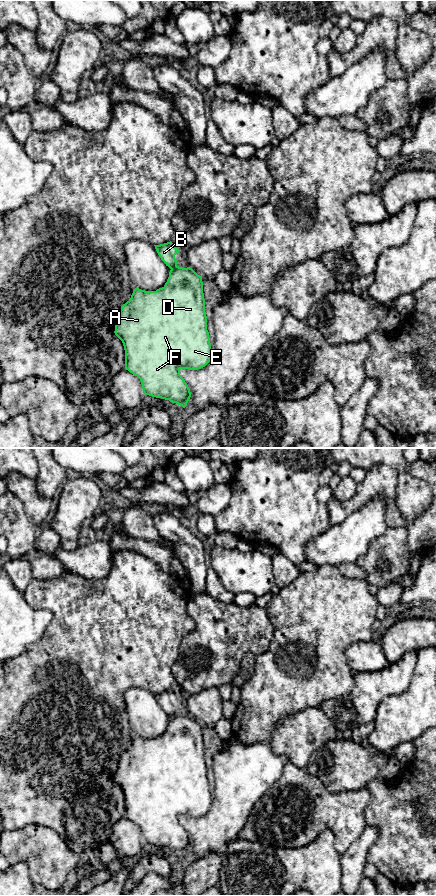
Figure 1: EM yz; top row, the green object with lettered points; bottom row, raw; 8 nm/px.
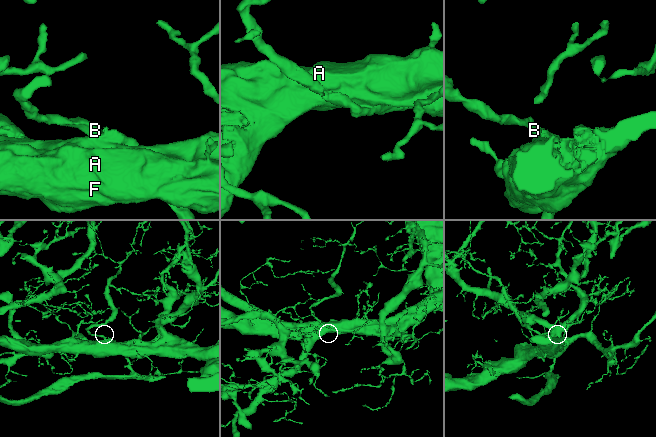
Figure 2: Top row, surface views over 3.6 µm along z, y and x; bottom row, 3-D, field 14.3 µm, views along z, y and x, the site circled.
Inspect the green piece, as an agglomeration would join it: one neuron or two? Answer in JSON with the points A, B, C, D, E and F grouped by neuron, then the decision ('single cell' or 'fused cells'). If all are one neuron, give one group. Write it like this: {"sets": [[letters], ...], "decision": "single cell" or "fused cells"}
{"sets": [["A", "C", "D", "E", "F"], ["B"]], "decision": "fused cells"}

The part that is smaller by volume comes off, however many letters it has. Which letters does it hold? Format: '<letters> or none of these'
B

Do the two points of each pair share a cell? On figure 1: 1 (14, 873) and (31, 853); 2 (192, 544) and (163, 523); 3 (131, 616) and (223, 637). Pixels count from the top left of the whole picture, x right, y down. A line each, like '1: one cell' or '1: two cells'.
1: two cells
2: one cell
3: two cells

